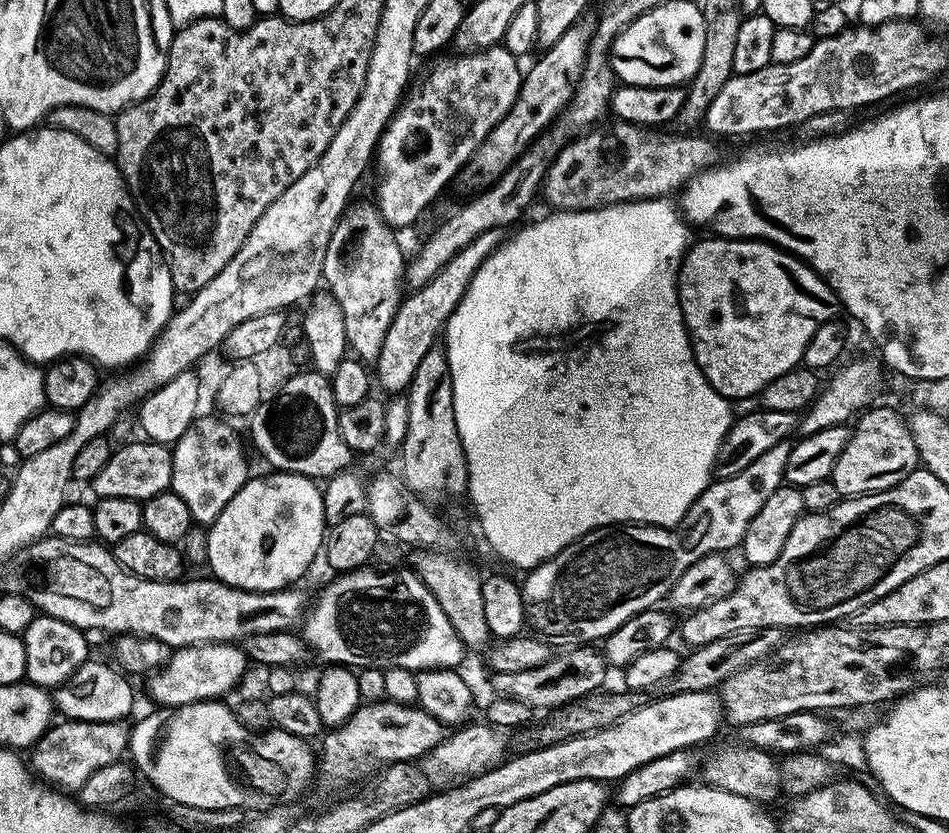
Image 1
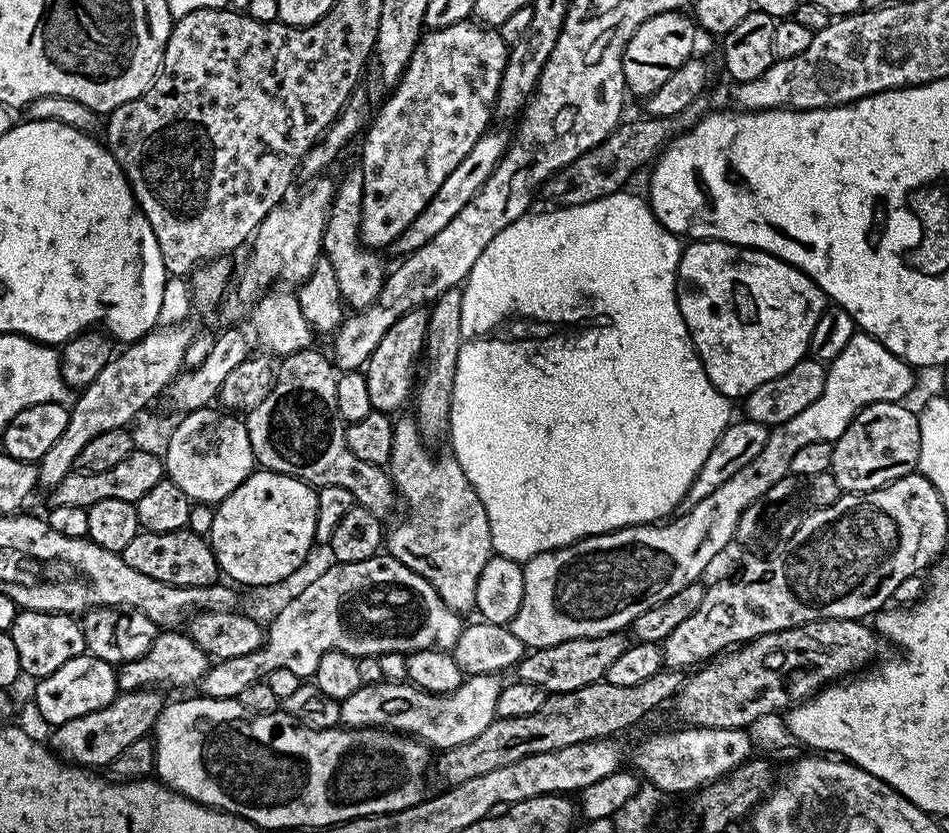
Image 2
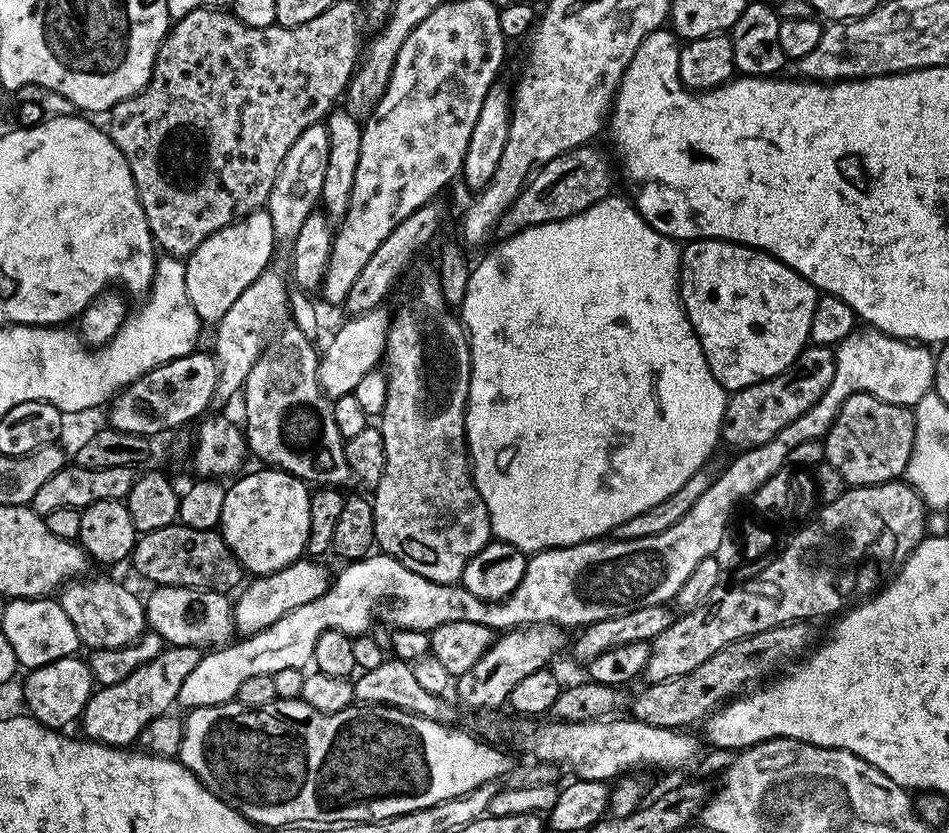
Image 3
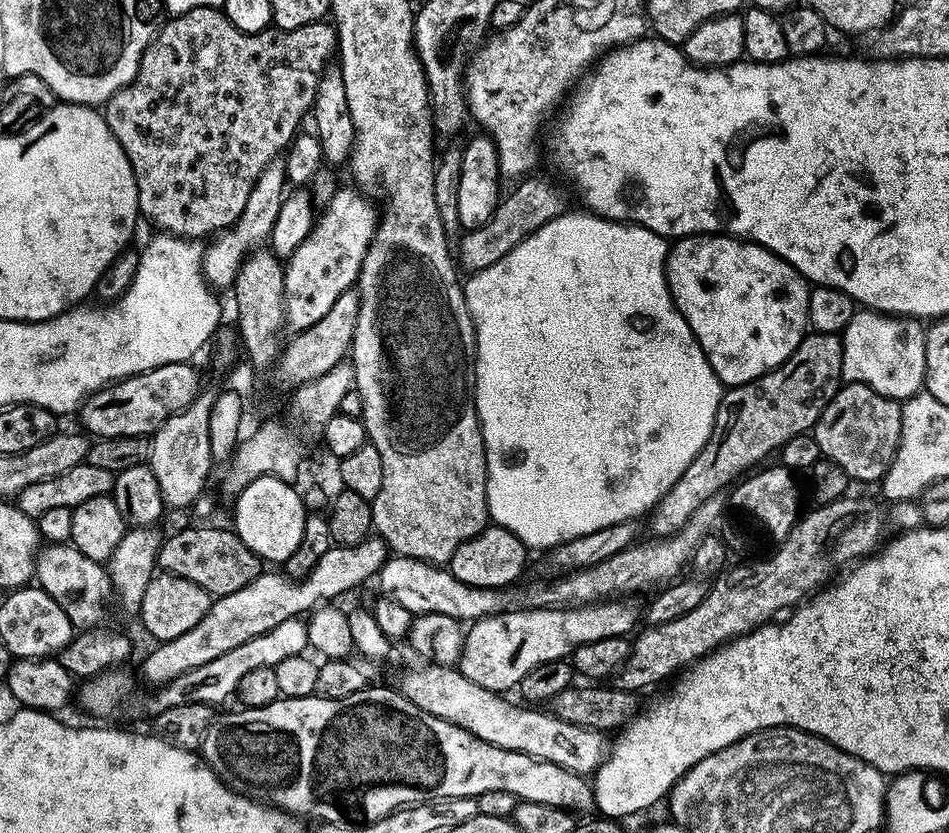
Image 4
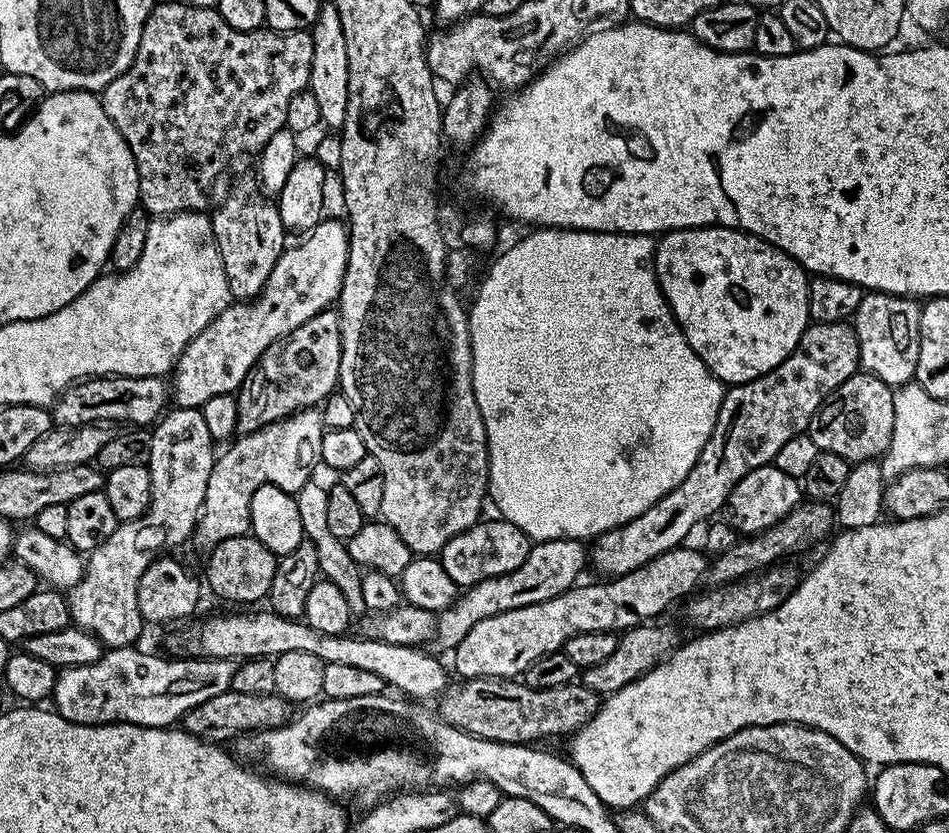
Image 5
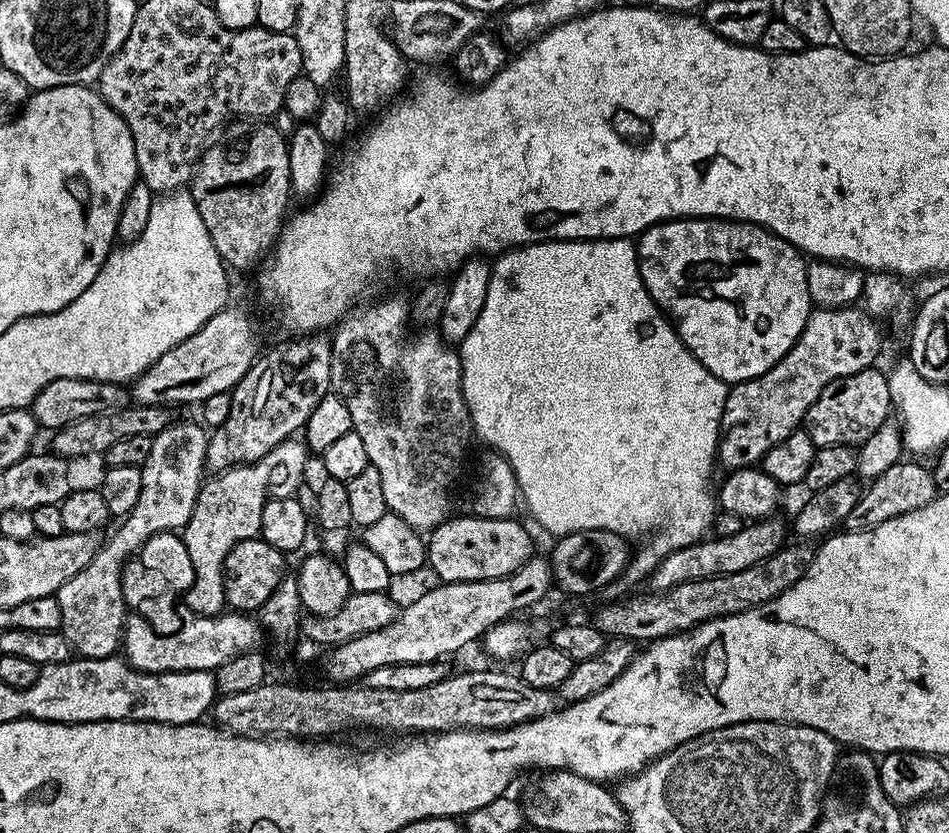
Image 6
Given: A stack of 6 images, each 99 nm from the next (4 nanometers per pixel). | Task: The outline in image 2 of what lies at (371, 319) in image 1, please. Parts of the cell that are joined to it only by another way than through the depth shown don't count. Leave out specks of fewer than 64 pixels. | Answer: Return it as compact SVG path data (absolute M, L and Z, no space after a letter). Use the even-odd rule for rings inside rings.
M352 166L344 172L344 177L334 184L332 205L328 211L328 221L324 227L323 255L334 266L334 278L338 278L340 299L349 309L368 308L378 298L384 285L386 267L377 253L364 247L360 242L360 219L362 218L362 194L364 193L364 175L358 166Z

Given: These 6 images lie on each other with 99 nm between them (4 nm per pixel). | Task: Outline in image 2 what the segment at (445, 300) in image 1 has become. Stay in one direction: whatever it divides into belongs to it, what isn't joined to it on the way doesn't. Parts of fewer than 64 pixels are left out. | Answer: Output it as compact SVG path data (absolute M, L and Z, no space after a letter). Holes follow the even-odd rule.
M424 308L410 310L406 314L402 314L402 318L398 318L398 322L394 322L394 326L390 326L390 330L386 330L382 342L378 342L374 346L374 350L368 353L368 363L364 365L362 371L366 378L366 387L370 393L370 406L373 412L395 414L394 412L398 411L407 400L409 403L414 392L412 363L415 360L417 363L421 357L427 329L427 311Z

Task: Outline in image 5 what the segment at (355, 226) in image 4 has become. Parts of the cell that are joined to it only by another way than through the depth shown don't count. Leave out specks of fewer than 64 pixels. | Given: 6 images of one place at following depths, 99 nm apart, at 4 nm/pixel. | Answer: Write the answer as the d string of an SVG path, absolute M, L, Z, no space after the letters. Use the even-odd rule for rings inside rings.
M321 219L320 223L301 239L305 240L297 248L285 247L278 262L274 262L274 270L270 270L270 278L266 278L263 292L256 299L229 303L228 308L222 310L222 314L215 316L185 346L170 373L170 396L175 407L201 409L210 398L238 393L242 383L268 347L283 340L303 323L310 321L310 318L337 303L348 265L349 231L343 219L328 219Z

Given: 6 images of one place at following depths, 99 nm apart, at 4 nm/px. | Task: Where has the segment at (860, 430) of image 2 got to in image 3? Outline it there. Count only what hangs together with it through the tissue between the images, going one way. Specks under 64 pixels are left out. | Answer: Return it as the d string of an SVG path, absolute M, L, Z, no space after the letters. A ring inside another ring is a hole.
M865 392L850 394L824 435L824 460L842 474L848 486L900 480L910 460L915 429L916 417L911 407L882 402Z

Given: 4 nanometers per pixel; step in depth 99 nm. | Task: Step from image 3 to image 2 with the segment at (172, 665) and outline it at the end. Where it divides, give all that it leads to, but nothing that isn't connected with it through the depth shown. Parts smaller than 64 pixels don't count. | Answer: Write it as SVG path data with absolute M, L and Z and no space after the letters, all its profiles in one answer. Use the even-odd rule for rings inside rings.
M155 687L140 688L137 692L120 692L110 706L102 706L102 710L94 710L82 718L70 718L70 722L62 722L51 729L52 740L50 747L61 761L69 764L75 764L81 768L89 770L100 770L100 767L110 766L122 750L132 742L147 737L155 729L156 719L164 709L166 703L165 697L159 696Z

